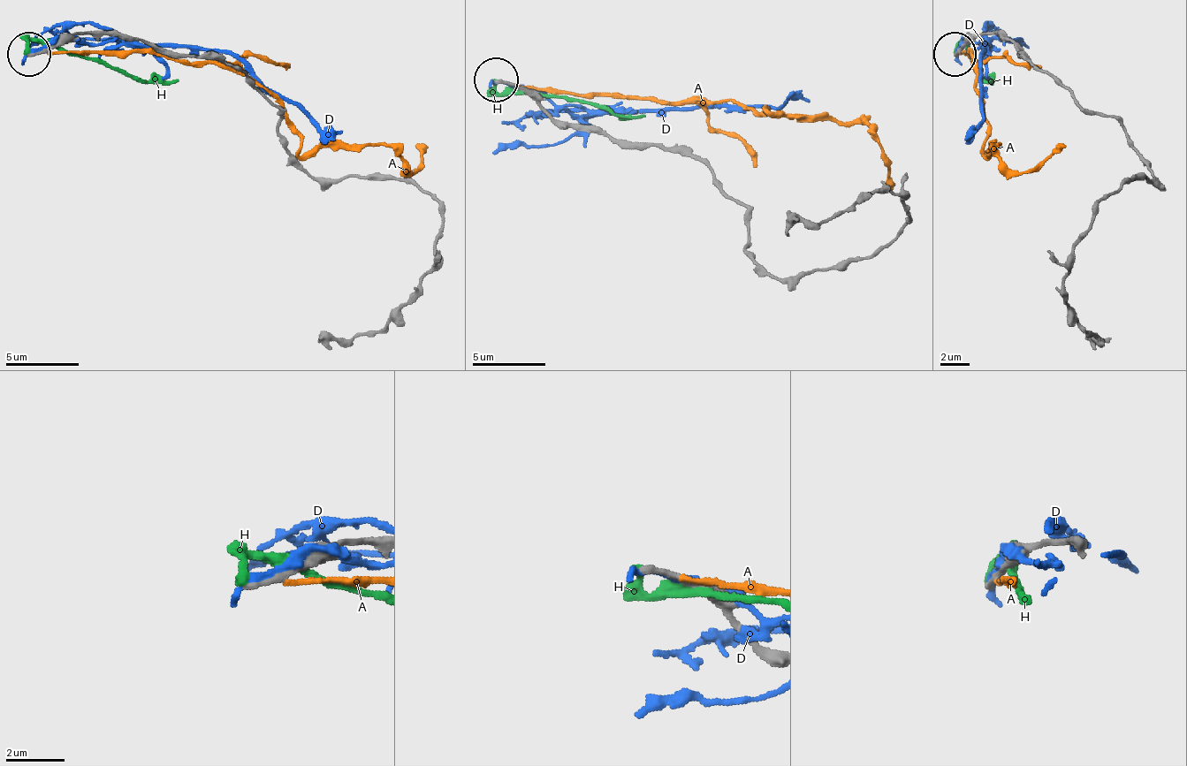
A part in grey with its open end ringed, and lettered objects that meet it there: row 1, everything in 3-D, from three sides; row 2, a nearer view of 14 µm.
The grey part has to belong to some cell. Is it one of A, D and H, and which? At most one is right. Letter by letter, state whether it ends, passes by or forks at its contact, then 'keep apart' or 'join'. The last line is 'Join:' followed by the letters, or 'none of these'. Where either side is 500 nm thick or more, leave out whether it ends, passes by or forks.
A: it ends there; keep apart
D: it passes by; keep apart
H: it ends there; keep apart
Join: none of these

